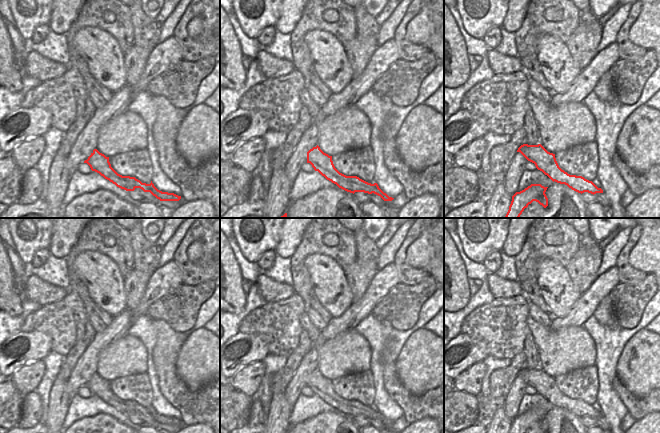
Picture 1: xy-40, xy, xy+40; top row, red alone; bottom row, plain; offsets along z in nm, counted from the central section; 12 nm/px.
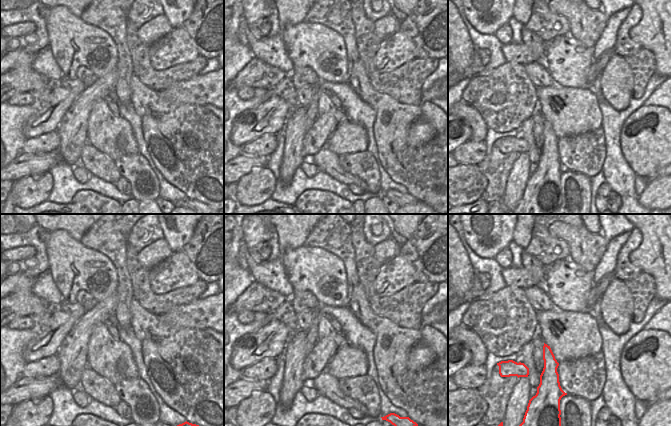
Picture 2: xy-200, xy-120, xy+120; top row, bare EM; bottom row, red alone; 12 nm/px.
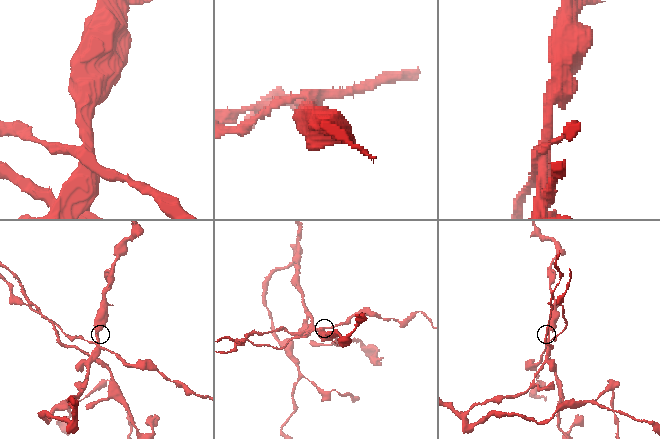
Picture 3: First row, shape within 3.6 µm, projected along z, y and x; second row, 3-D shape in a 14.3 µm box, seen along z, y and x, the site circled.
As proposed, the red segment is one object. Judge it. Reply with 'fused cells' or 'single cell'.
fused cells

